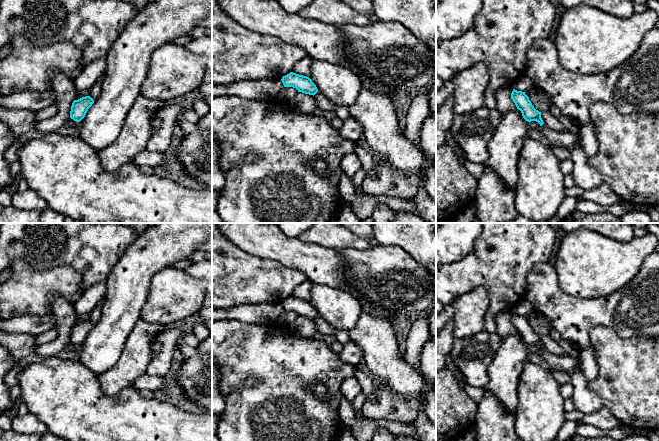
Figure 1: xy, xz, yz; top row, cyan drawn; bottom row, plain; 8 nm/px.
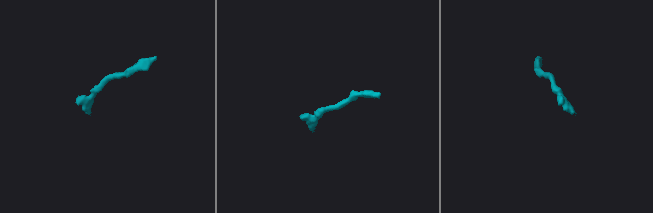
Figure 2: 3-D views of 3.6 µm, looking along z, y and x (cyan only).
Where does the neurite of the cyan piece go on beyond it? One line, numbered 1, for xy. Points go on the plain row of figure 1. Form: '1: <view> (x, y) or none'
1: none

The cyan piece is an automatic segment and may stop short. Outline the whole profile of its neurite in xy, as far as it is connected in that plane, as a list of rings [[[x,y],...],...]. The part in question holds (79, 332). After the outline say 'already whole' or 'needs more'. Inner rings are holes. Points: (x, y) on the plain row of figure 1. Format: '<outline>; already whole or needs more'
[[[90,320],[74,324],[71,330],[70,342],[80,346],[86,339],[88,333],[92,330],[94,324]]]; already whole

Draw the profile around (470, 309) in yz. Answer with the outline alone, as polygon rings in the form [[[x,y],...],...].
[[[482,286],[452,301],[454,338],[468,338],[485,330],[485,315],[489,303],[490,296]]]

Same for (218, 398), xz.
[[[212,358],[212,415],[219,416],[225,412],[226,398],[221,392],[221,367]]]

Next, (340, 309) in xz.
[[[313,285],[309,302],[318,315],[336,330],[352,330],[363,311],[355,296],[326,285]]]

